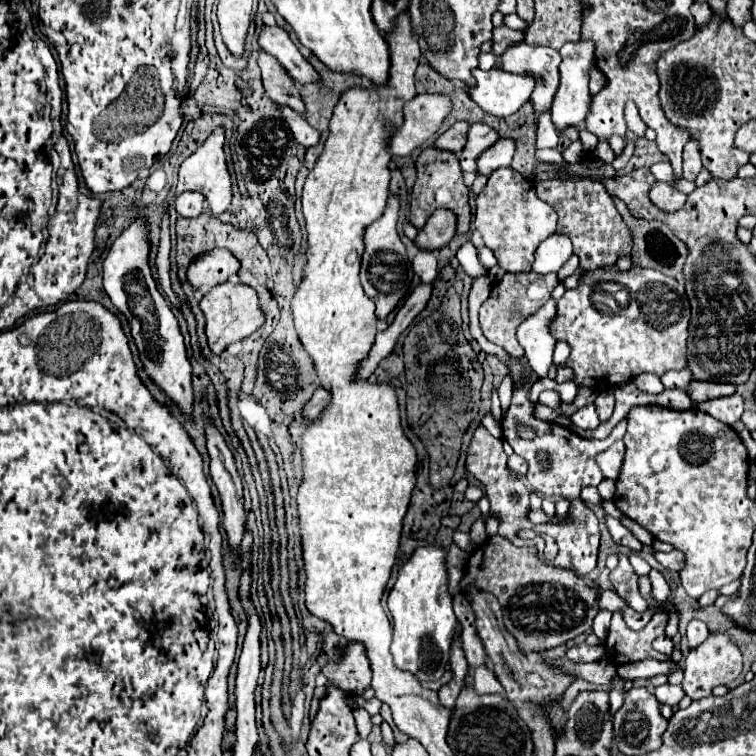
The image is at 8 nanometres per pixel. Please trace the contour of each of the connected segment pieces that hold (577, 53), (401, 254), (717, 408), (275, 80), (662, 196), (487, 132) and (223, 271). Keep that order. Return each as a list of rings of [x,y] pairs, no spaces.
[[[579,40],[579,42],[569,42],[565,44],[561,50],[561,64],[559,64],[559,72],[561,72],[561,84],[559,90],[555,94],[553,106],[551,106],[551,118],[555,128],[561,132],[567,126],[583,126],[587,114],[589,114],[589,106],[591,106],[591,94],[589,94],[589,70],[595,68],[595,46],[589,40]]]
[[[389,196],[383,216],[365,230],[365,252],[363,252],[363,260],[361,260],[361,284],[365,288],[365,294],[377,304],[379,320],[385,320],[389,316],[389,312],[399,304],[399,300],[407,294],[411,278],[413,278],[405,246],[395,228],[397,216],[399,216],[399,198]]]
[[[735,392],[725,398],[715,398],[699,403],[698,410],[705,412],[723,424],[733,424],[743,414],[743,398]]]
[[[265,52],[259,54],[259,68],[261,68],[261,76],[263,76],[263,88],[265,94],[281,106],[289,106],[297,112],[305,112],[299,88],[295,86],[295,82],[289,78],[289,74],[285,72],[285,68],[281,64],[277,64],[277,60]]]
[[[655,182],[653,188],[651,188],[651,192],[649,192],[649,198],[651,198],[651,202],[653,202],[657,208],[661,208],[661,210],[665,210],[665,212],[677,212],[677,210],[681,210],[681,206],[685,204],[687,194],[675,190],[675,188],[673,188],[671,184],[667,184],[667,182]]]
[[[471,124],[469,132],[467,132],[467,144],[459,156],[461,168],[465,172],[477,174],[477,164],[475,164],[477,156],[481,152],[485,152],[489,146],[493,146],[497,140],[499,140],[499,134],[493,128],[489,128],[487,124]]]
[[[223,248],[209,250],[197,256],[187,268],[187,282],[193,288],[213,288],[227,280],[233,280],[239,270],[239,260]]]

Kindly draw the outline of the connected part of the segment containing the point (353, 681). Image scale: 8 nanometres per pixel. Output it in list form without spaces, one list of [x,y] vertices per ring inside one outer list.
[[[351,642],[339,660],[327,662],[321,674],[329,682],[337,682],[341,690],[347,690],[353,696],[361,696],[363,690],[371,686],[369,660],[359,642]]]

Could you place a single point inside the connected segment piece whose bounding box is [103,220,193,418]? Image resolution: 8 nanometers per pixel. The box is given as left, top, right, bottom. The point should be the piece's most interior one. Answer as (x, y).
(127, 279)

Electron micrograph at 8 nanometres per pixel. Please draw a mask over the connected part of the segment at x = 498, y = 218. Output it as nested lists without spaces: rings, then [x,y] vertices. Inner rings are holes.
[[[497,168],[475,198],[475,226],[479,228],[485,246],[493,250],[499,266],[505,272],[521,274],[531,272],[533,254],[539,242],[555,234],[557,212],[537,198],[531,180],[523,178],[513,168]]]

